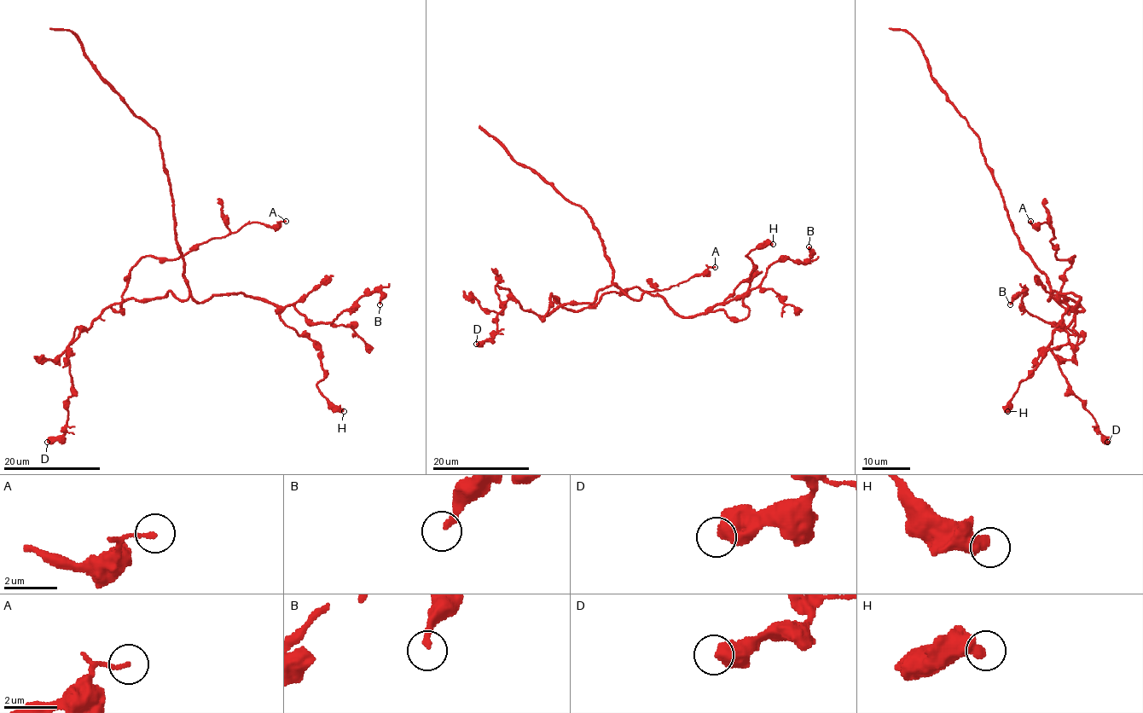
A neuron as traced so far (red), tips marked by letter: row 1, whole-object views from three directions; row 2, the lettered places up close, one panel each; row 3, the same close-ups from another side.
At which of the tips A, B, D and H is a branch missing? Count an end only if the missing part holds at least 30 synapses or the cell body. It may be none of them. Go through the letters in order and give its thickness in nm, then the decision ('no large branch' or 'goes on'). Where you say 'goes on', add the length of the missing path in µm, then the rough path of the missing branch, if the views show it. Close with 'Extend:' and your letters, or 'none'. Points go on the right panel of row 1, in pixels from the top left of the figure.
A: 160 nm | no large branch
B: 200 nm | no large branch
D: 700 nm | no large branch
H: 480 nm | no large branch
Extend: none

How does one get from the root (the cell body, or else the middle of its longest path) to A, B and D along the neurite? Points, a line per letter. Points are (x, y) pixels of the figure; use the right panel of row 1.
A: (1051, 292), (1083, 309), (1057, 299), (1074, 256), (1058, 259), (1052, 229), (1030, 221)
B: (1051, 292), (1058, 302), (1055, 294), (1080, 297), (1058, 322), (1033, 316), (1022, 302), (1025, 292), (1010, 304)
D: (1051, 292), (1048, 299), (1055, 291), (1078, 304), (1075, 317), (1054, 331), (1049, 350), (1068, 389), (1107, 442)

